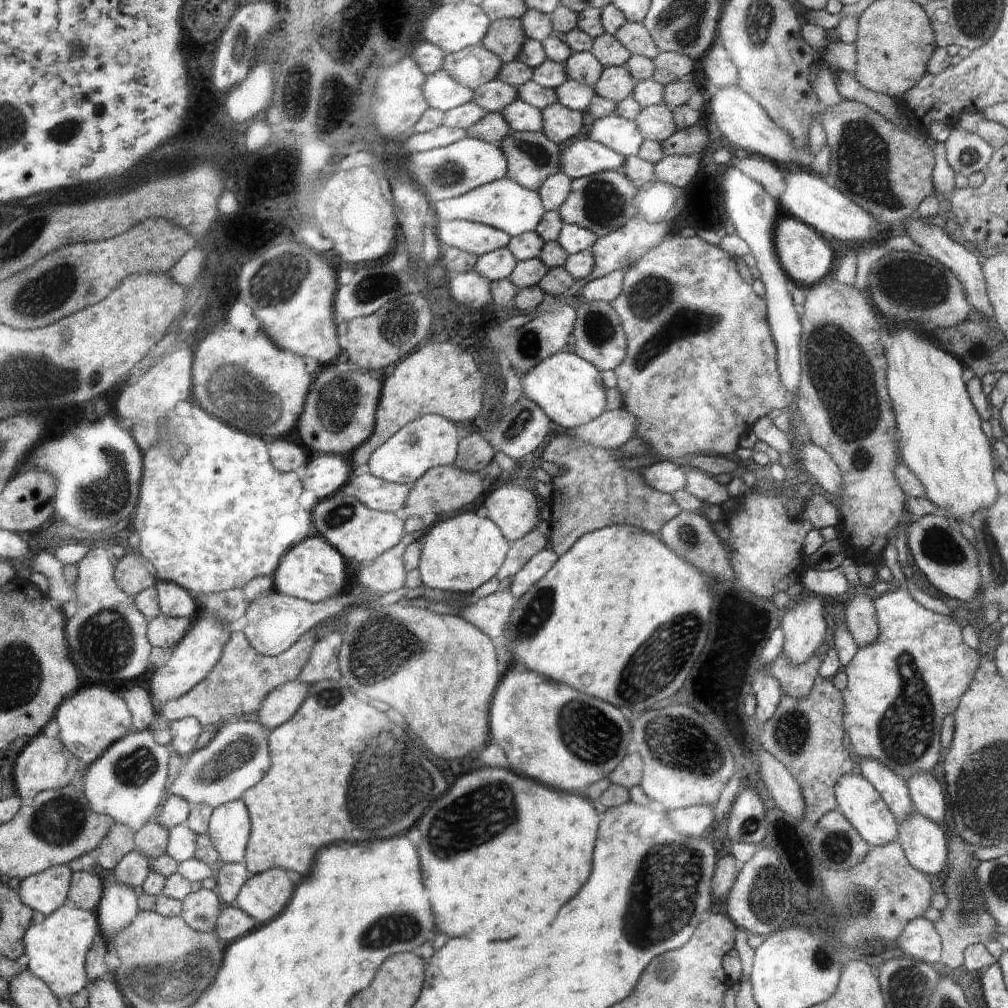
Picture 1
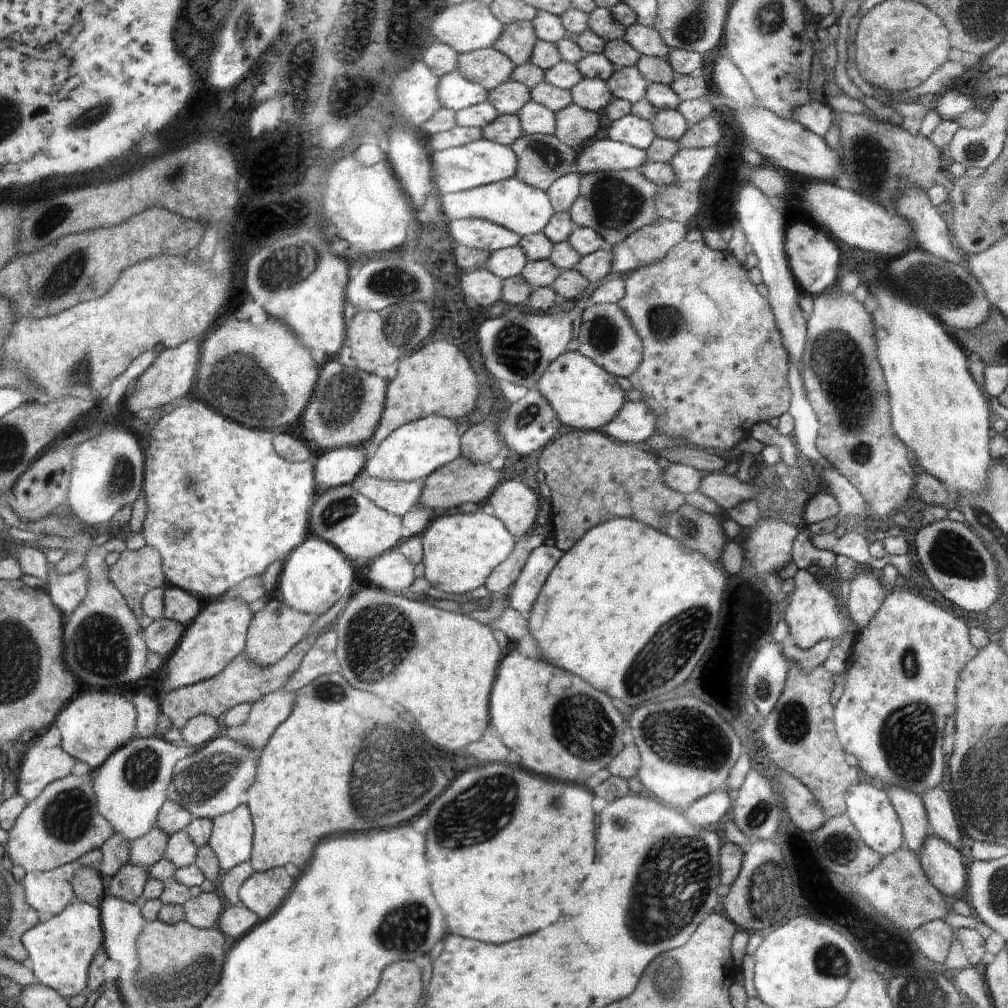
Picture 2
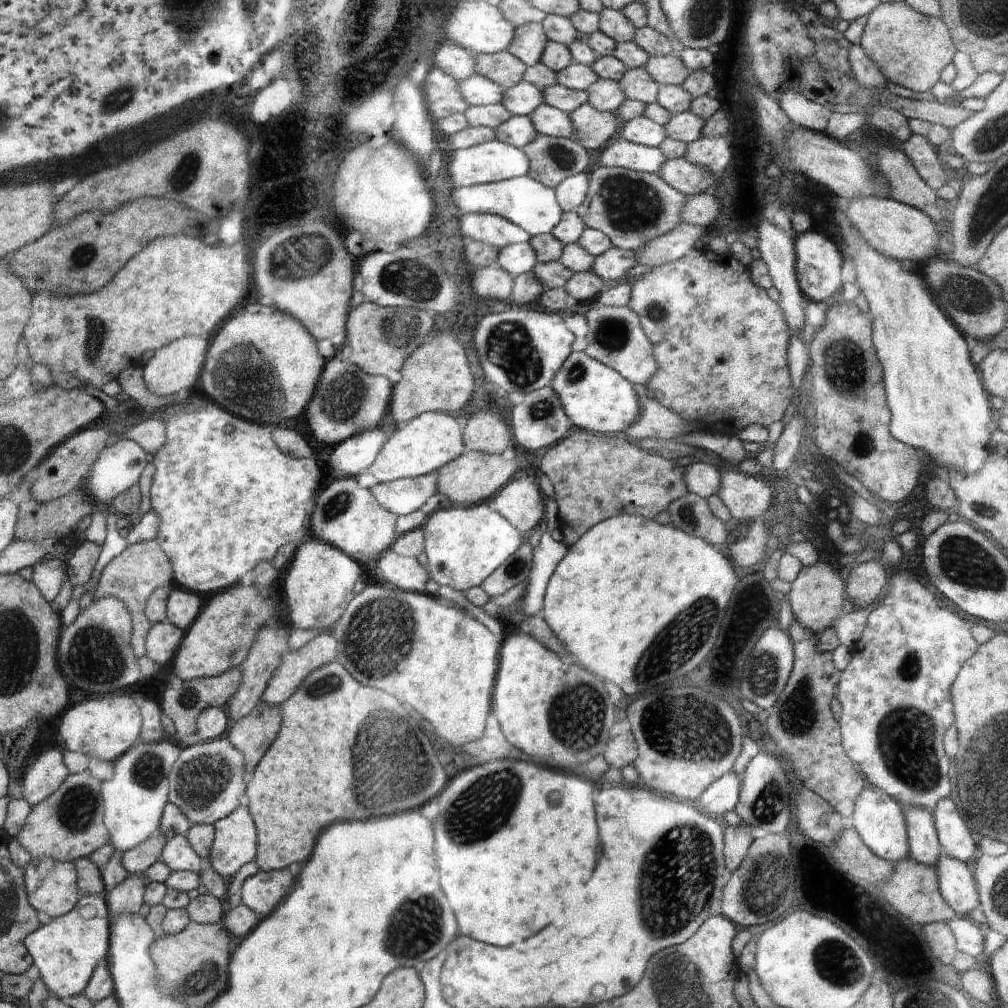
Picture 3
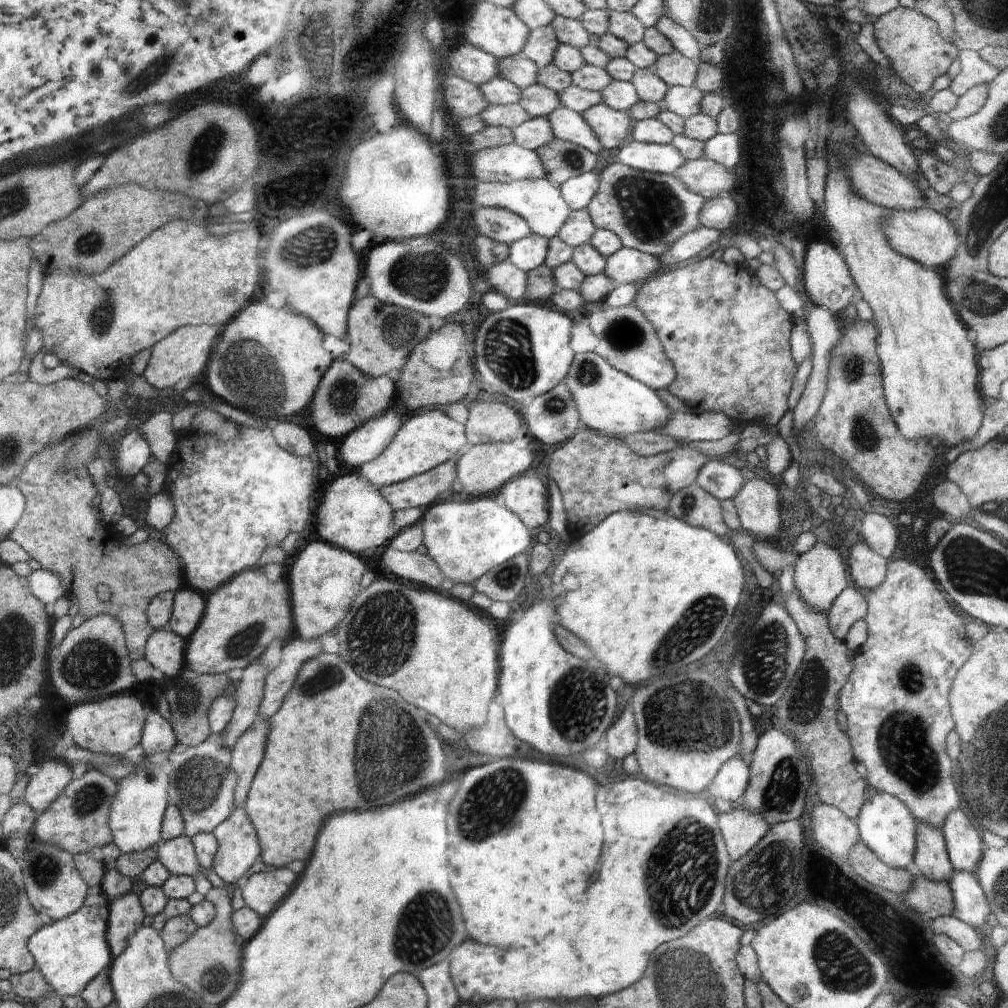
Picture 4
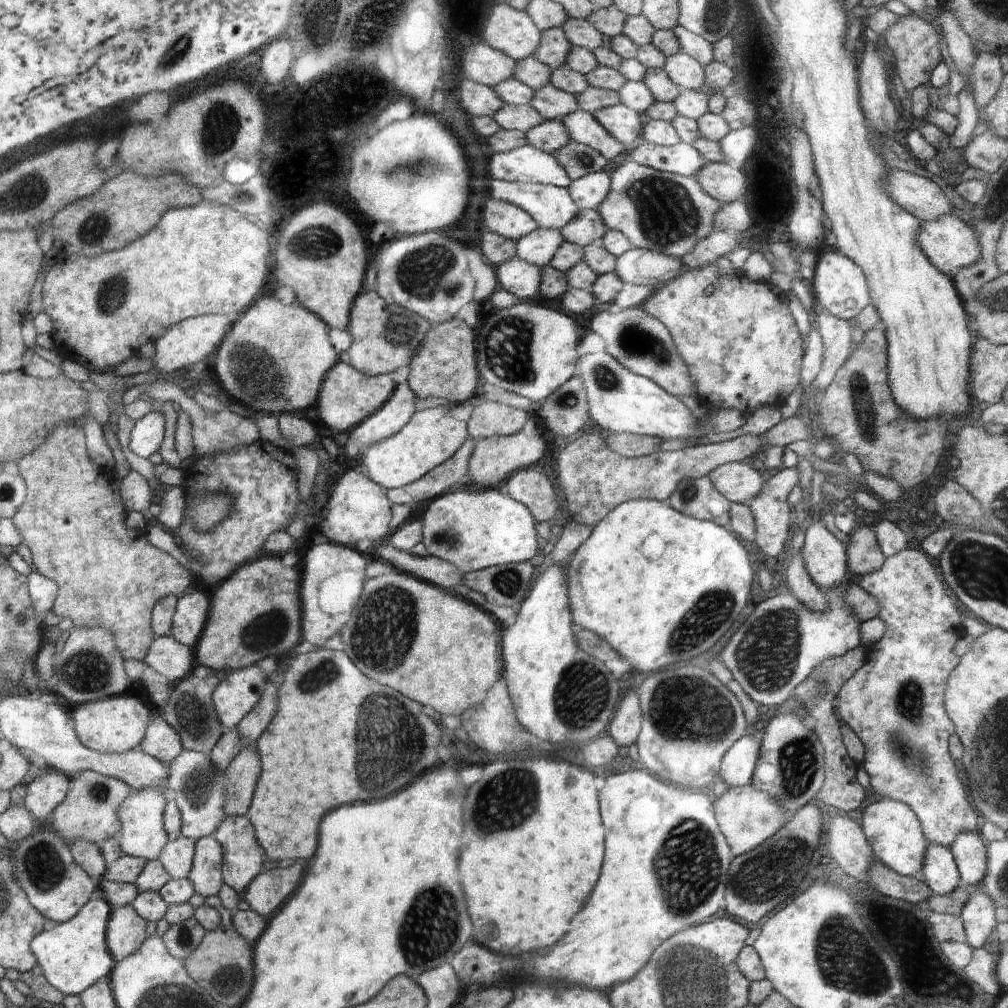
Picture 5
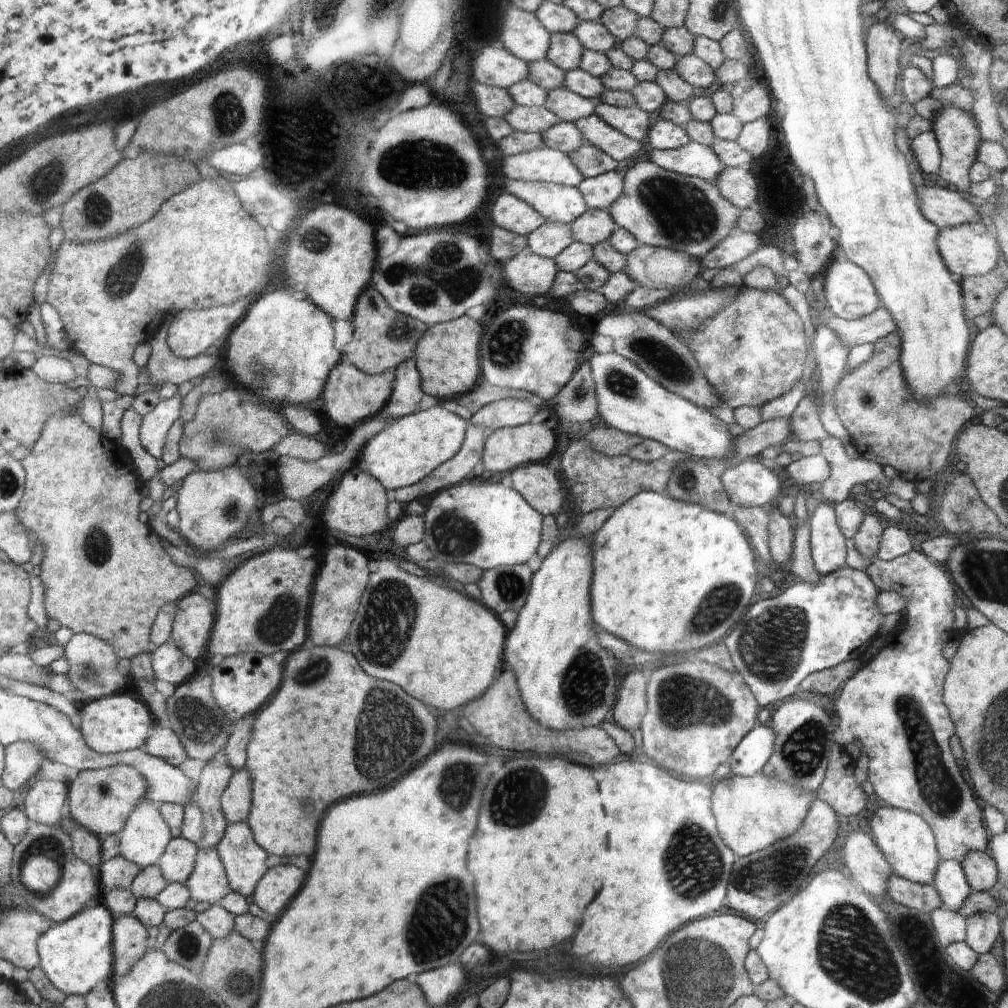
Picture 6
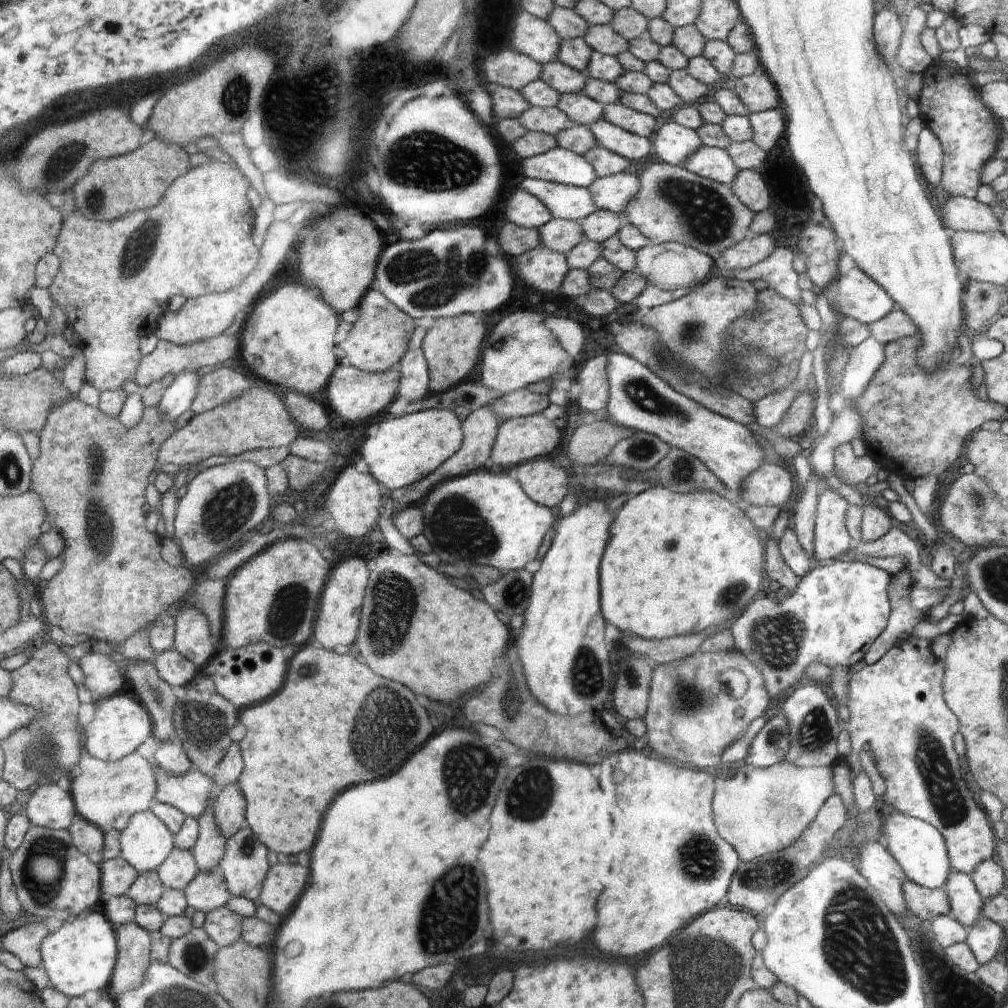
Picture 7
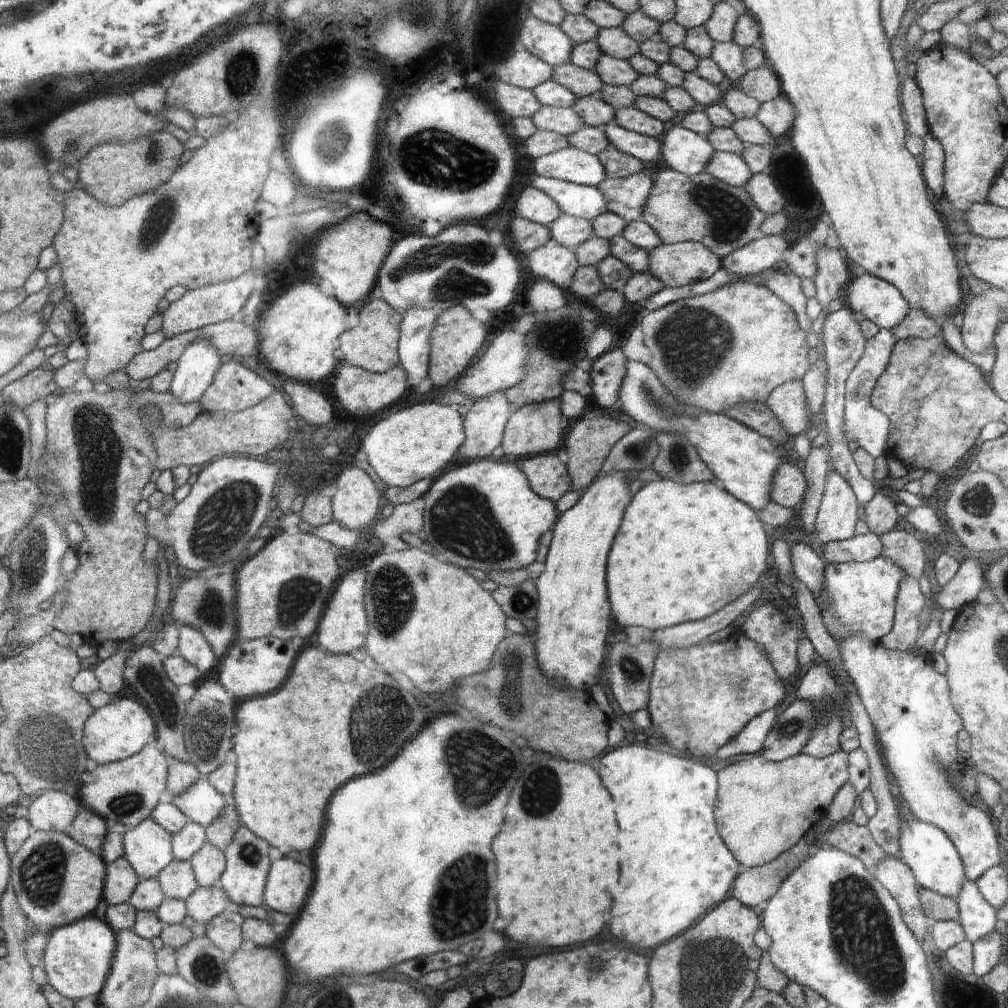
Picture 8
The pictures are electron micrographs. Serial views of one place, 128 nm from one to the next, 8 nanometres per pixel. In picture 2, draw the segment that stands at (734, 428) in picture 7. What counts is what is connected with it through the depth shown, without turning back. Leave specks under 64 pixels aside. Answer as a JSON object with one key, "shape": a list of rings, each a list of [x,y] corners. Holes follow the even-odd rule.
{"shape":[[[569,351],[556,358],[547,372],[548,374],[544,374],[544,378],[540,380],[538,390],[544,392],[544,396],[564,425],[579,430],[599,431],[610,423],[618,414],[618,410],[626,404],[622,398],[622,388],[618,386],[615,376],[577,351]]]}

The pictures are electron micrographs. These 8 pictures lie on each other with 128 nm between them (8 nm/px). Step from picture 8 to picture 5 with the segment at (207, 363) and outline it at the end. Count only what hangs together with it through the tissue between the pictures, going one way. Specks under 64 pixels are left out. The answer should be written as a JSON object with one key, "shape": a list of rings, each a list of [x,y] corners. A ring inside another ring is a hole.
{"shape":[[[153,412],[139,420],[132,431],[130,449],[139,456],[152,458],[160,452],[166,438],[164,413]]]}

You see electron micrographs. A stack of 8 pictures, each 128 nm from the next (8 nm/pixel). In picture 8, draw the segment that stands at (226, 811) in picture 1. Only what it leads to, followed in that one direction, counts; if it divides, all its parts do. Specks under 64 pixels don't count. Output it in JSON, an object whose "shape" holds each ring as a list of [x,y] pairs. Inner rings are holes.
{"shape":[[[243,824],[234,842],[226,851],[228,866],[220,878],[220,884],[229,892],[235,907],[242,905],[260,906],[262,894],[266,894],[264,890],[266,874],[270,874],[268,870],[271,870],[270,860],[268,860],[268,843]]]}

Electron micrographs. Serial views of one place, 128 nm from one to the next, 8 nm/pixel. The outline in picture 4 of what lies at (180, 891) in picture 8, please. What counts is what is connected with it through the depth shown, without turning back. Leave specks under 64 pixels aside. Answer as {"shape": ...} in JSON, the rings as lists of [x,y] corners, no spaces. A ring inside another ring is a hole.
{"shape":[[[186,835],[162,842],[159,848],[159,859],[174,875],[203,876],[210,882],[218,882],[212,868],[205,868],[199,859],[193,838]]]}

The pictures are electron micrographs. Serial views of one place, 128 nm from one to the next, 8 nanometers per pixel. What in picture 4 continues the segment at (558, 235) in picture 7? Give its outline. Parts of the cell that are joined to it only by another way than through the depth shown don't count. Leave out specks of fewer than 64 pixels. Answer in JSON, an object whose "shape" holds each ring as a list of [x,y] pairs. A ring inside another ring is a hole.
{"shape":[[[531,233],[530,237],[520,239],[509,246],[506,260],[516,265],[519,269],[522,269],[525,273],[530,272],[532,269],[544,264],[548,250],[547,240],[548,239],[545,239],[543,236]]]}

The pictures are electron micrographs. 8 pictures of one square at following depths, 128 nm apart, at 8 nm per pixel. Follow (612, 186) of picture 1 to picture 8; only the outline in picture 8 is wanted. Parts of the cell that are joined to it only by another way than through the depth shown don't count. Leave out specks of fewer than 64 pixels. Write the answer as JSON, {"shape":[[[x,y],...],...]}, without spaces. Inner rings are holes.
{"shape":[[[672,168],[660,170],[653,180],[654,188],[642,212],[642,220],[657,232],[662,243],[667,245],[682,241],[696,241],[704,244],[709,251],[721,259],[734,253],[740,247],[747,245],[760,236],[760,230],[767,215],[755,205],[751,195],[744,187],[735,187],[720,179],[714,178],[706,172],[692,175],[682,174]]]}

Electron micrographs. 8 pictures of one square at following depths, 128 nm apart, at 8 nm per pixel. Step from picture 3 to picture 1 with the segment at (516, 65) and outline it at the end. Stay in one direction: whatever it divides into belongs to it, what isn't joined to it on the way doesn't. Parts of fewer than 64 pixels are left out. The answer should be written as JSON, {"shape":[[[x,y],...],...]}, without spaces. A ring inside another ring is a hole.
{"shape":[[[480,44],[447,53],[441,69],[458,84],[475,89],[496,79],[502,63],[499,56]]]}

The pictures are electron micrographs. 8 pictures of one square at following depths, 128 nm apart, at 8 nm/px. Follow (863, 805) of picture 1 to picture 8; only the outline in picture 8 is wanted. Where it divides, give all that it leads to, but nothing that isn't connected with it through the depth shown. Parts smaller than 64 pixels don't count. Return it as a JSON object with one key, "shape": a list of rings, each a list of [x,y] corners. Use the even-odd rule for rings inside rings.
{"shape":[[[913,817],[905,818],[899,834],[899,855],[912,870],[914,878],[920,887],[924,887],[944,896],[958,896],[963,889],[963,882],[967,880],[963,867],[963,859],[956,850],[955,843],[940,827],[932,823],[925,823]]]}

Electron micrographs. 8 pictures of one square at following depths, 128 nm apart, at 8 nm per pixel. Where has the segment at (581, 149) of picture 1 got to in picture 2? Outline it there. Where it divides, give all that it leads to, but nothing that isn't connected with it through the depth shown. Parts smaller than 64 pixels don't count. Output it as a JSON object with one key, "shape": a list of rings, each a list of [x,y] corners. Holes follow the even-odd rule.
{"shape":[[[602,138],[592,141],[584,148],[584,152],[580,152],[576,168],[577,173],[584,176],[599,171],[641,169],[646,160],[648,160],[646,150]]]}

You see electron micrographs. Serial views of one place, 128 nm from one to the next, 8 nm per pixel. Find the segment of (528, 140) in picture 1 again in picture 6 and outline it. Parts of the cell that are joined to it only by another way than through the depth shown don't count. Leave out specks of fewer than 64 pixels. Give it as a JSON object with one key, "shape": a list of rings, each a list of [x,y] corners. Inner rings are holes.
{"shape":[[[584,141],[580,148],[570,153],[571,161],[579,167],[580,174],[583,178],[595,177],[599,174],[614,171],[616,168],[616,160],[607,155],[599,147]]]}

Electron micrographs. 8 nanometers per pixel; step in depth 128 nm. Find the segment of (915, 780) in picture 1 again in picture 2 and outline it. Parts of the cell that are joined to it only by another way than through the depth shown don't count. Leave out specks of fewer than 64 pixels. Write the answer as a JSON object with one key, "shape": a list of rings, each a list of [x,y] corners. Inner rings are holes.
{"shape":[[[941,786],[925,790],[921,796],[931,834],[947,840],[958,848],[960,830],[948,799],[948,794]]]}

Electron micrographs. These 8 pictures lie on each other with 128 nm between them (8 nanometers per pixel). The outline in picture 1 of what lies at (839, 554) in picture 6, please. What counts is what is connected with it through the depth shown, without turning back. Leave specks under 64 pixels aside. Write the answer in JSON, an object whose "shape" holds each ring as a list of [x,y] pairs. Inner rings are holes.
{"shape":[[[820,597],[791,603],[791,609],[782,618],[784,633],[783,653],[795,667],[804,664],[820,646],[826,634]]]}

